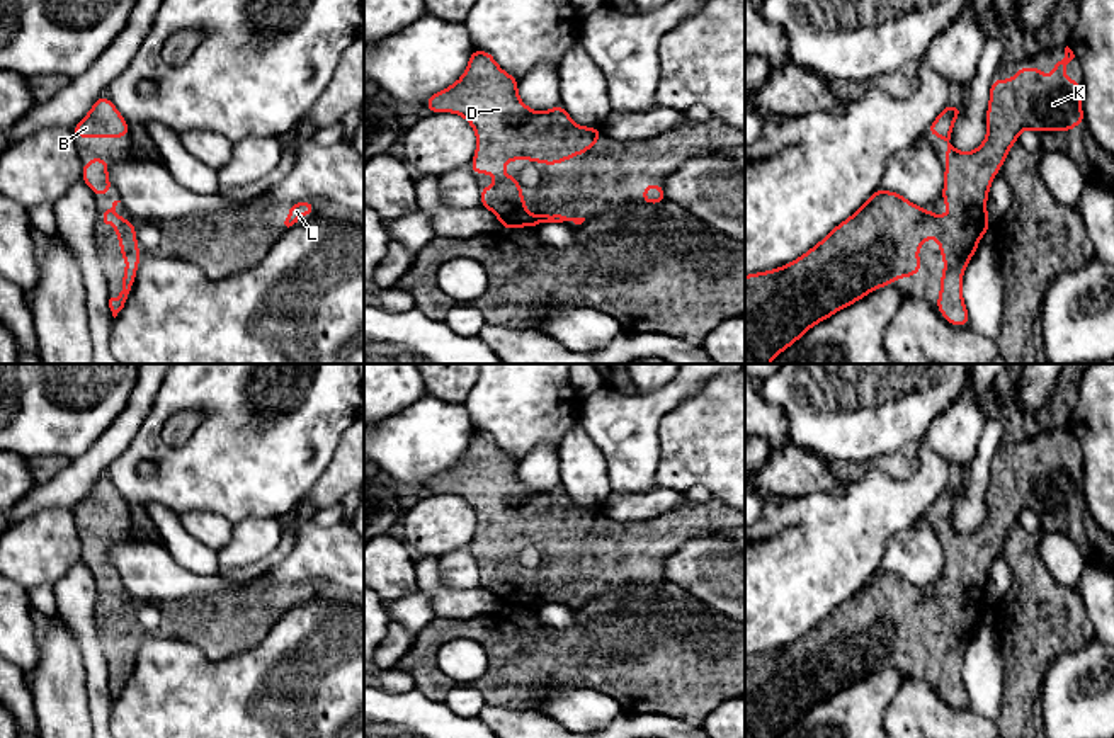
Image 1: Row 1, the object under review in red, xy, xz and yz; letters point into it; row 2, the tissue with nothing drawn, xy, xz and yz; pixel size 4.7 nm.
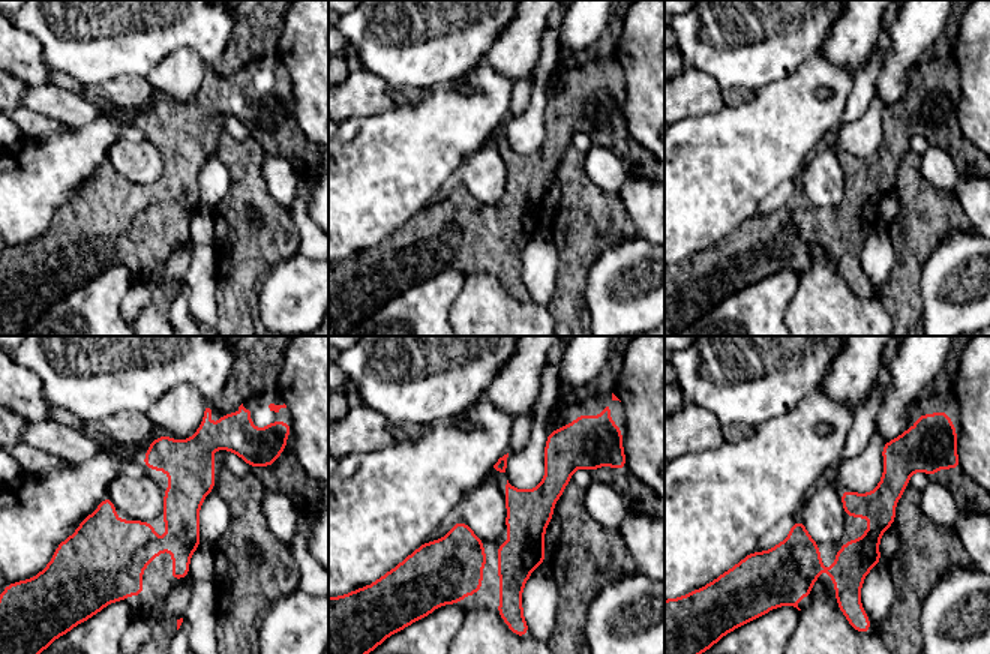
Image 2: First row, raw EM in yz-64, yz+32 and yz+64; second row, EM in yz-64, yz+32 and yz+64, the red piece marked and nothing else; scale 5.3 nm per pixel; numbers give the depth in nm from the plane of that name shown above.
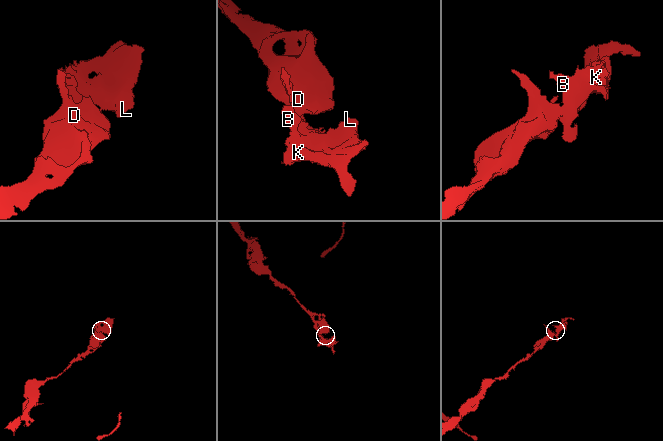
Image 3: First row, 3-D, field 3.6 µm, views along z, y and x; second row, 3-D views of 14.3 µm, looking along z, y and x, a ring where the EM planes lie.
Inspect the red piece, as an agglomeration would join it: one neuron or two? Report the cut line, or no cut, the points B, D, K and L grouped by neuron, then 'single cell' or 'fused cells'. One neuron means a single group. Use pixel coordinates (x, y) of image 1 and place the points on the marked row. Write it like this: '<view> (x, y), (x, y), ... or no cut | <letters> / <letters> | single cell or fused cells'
no cut | B D K L | single cell

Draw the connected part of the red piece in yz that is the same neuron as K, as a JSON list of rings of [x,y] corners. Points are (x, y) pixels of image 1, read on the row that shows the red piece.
[[[1066,46],[1065,58],[1051,66],[1051,80],[1044,78],[1041,68],[1022,65],[1010,80],[993,78],[986,139],[971,153],[958,151],[951,141],[952,124],[963,107],[951,102],[925,129],[925,134],[946,139],[939,201],[949,204],[946,218],[878,187],[850,218],[794,262],[745,275],[745,364],[769,364],[811,326],[876,287],[915,277],[922,269],[917,250],[927,236],[941,241],[939,255],[946,260],[934,304],[947,323],[968,326],[963,274],[980,238],[992,228],[986,199],[1009,150],[1024,128],[1068,133],[1085,124],[1082,80],[1065,78],[1073,58]]]

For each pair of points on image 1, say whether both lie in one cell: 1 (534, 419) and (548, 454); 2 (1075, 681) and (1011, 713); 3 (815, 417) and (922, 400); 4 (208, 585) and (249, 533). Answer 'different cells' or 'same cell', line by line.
1: different cells
2: different cells
3: same cell
4: different cells

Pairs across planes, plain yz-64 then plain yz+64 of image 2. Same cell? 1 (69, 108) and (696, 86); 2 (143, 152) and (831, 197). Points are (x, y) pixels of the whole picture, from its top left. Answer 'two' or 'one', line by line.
1: one
2: one

